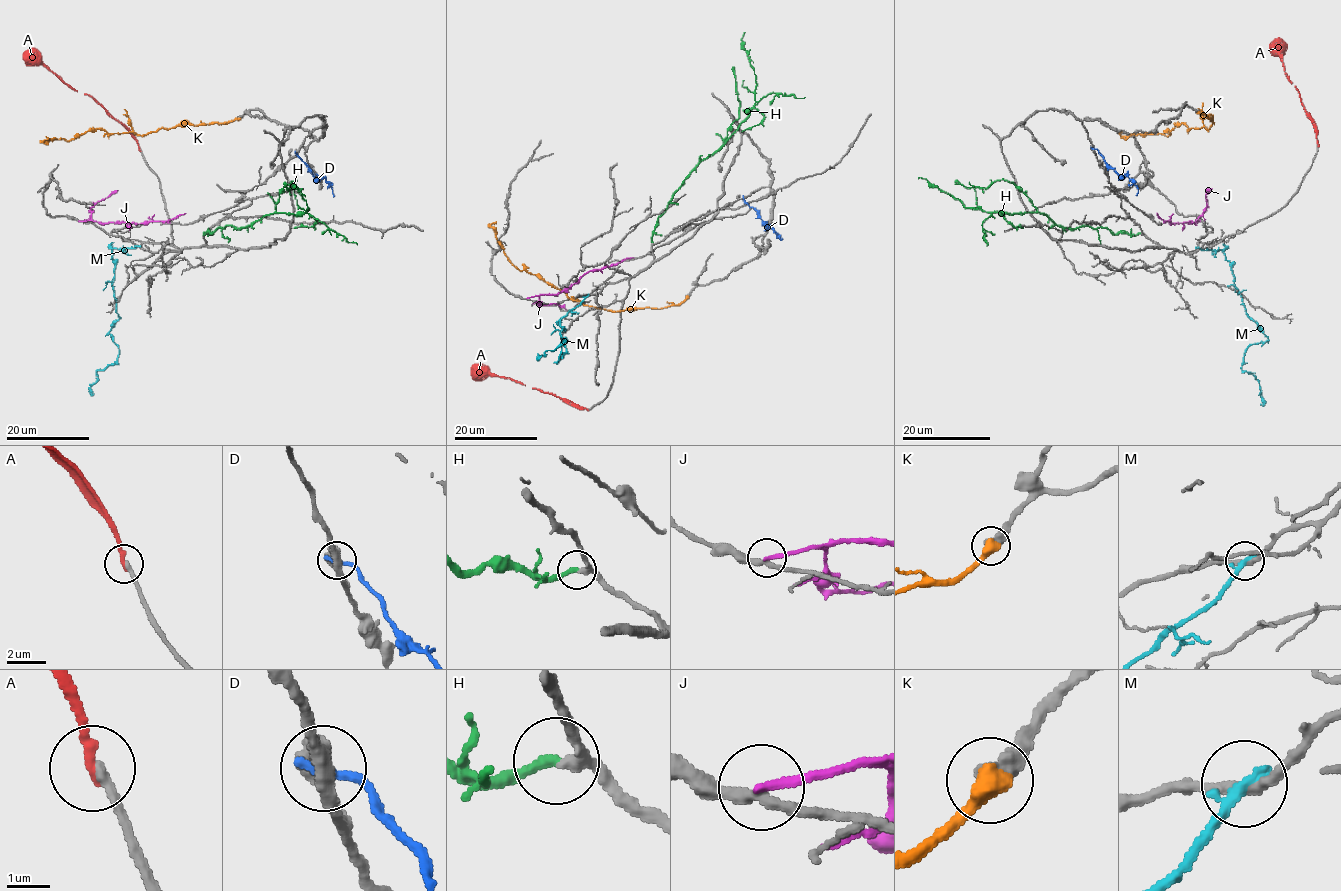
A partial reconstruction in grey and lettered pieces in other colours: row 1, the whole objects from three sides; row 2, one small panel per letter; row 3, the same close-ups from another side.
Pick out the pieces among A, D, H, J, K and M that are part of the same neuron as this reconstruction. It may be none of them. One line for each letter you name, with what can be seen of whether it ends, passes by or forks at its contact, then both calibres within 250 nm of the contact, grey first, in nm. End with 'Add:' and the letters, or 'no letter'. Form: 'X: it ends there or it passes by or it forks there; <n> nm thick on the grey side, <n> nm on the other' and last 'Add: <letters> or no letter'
H: it ends there; 280 nm thick on the grey side, 280 nm on the other
K: it ends there; 500 nm thick on the grey side, 550 nm on the other
Add: H, K

